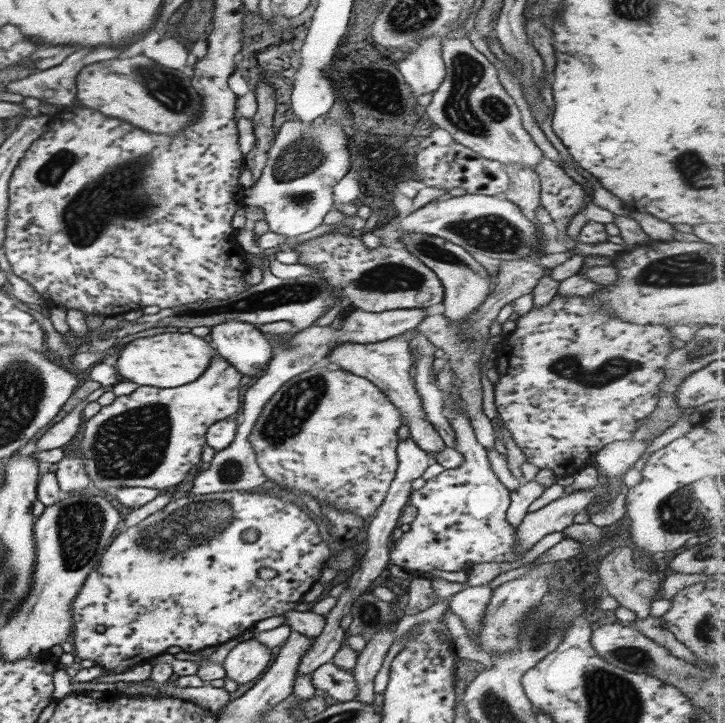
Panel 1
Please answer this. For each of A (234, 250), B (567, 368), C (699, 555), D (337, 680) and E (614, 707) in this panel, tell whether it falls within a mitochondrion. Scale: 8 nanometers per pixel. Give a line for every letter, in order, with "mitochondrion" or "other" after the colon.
A: other
B: mitochondrion
C: mitochondrion
D: other
E: mitochondrion

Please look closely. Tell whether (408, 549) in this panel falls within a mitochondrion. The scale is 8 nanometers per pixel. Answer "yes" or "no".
no

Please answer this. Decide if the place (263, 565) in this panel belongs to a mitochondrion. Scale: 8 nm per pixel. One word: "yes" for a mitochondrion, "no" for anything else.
no

